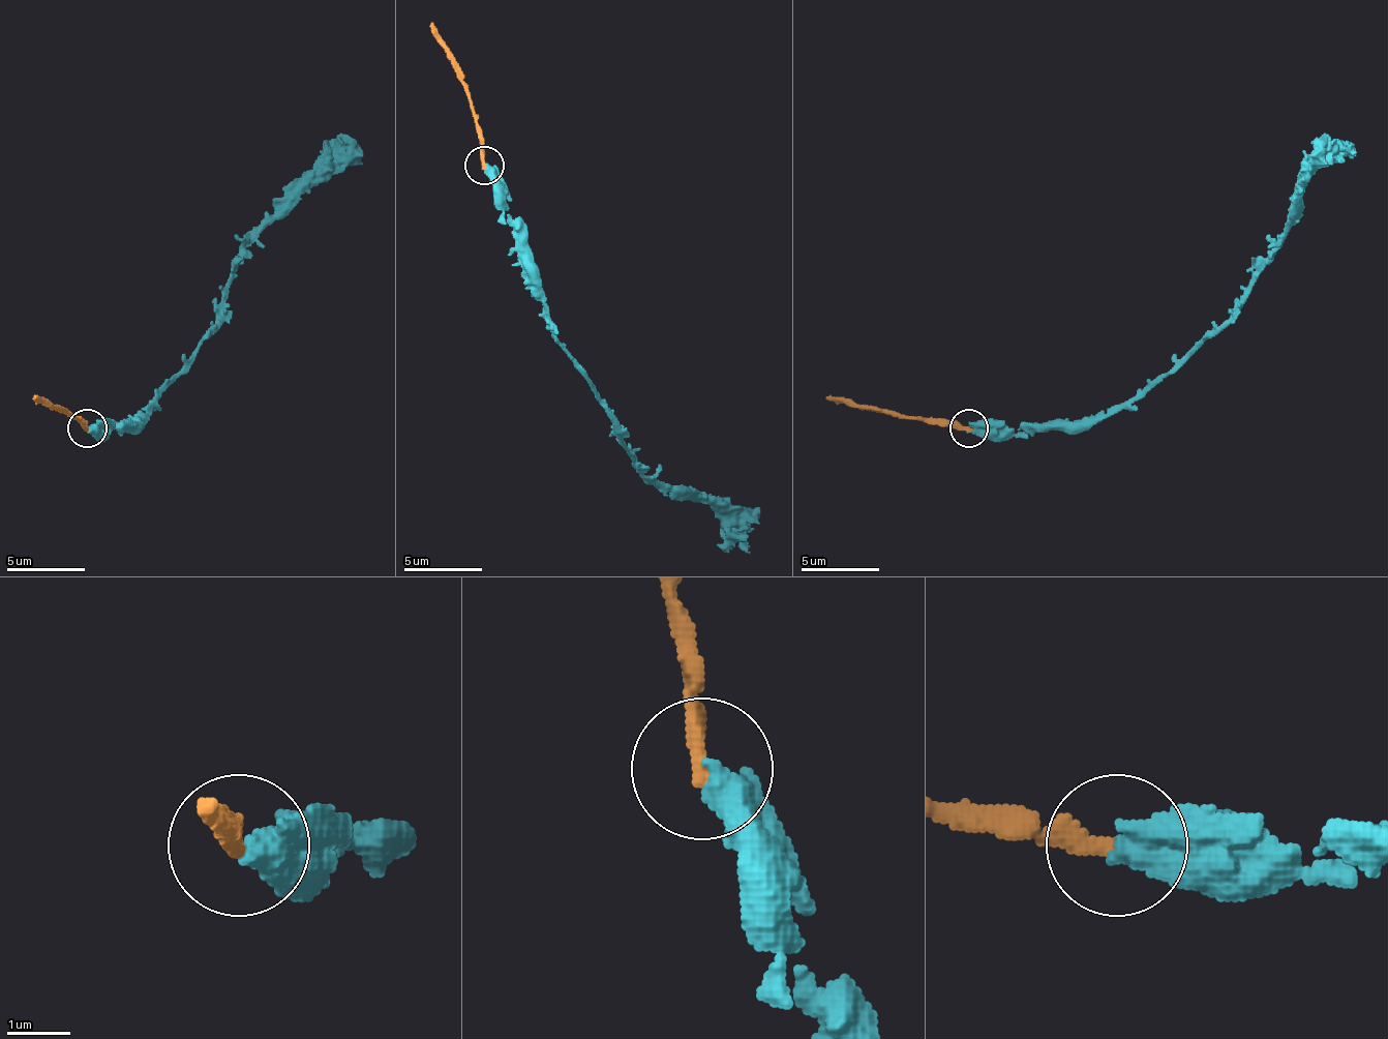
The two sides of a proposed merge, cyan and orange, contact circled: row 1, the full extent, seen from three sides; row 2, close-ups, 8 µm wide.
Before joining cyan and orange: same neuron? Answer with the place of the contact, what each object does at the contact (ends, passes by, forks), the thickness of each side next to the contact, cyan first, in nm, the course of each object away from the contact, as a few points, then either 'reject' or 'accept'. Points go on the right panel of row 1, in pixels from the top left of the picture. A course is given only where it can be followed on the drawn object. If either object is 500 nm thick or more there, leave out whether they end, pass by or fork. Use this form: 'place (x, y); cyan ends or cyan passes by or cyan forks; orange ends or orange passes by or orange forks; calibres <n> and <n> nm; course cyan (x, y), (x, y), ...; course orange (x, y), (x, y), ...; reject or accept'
place (968, 428); calibres 500 and 300 nm; course cyan (967, 427), (1089, 423), (1155, 388), (1226, 322), (1272, 247), (1296, 188), (1323, 161), (1338, 161), (1355, 146); course orange (967, 427), (878, 411), (826, 395); reject

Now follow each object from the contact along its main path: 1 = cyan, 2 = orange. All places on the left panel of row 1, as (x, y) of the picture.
1: (88, 427), (126, 423), (166, 388), (216, 322), (244, 247), (350, 146)
2: (88, 427), (68, 411), (33, 395)

